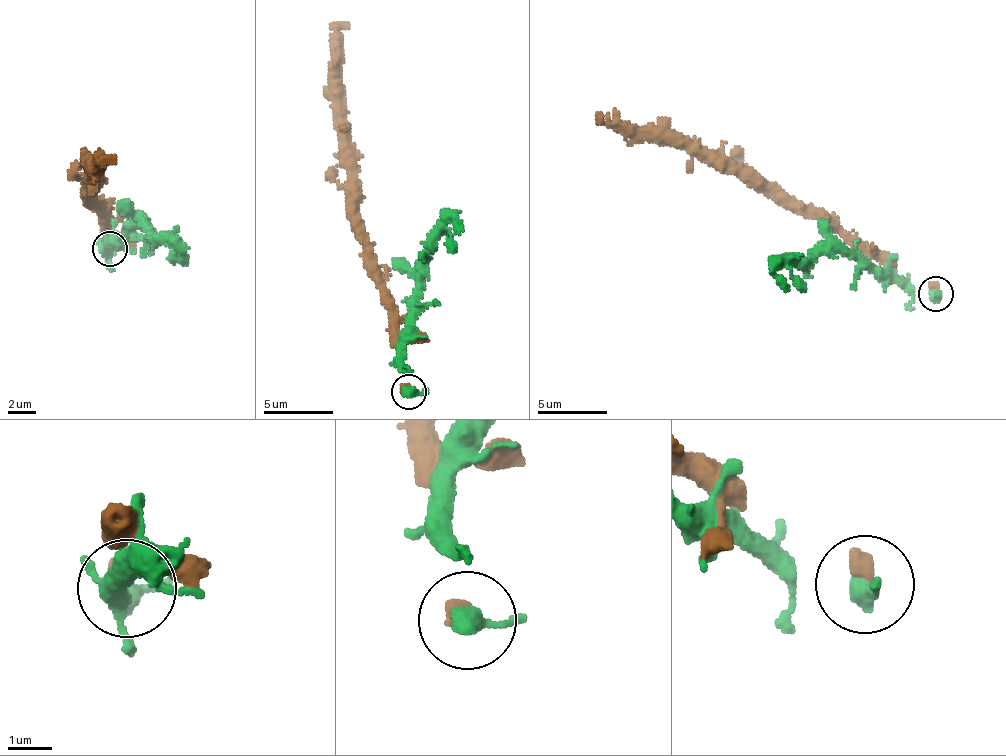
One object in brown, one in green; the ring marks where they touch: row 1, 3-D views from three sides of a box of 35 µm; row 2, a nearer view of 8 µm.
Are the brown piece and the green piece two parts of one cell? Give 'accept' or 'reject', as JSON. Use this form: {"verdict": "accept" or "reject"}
{"verdict": "reject"}

